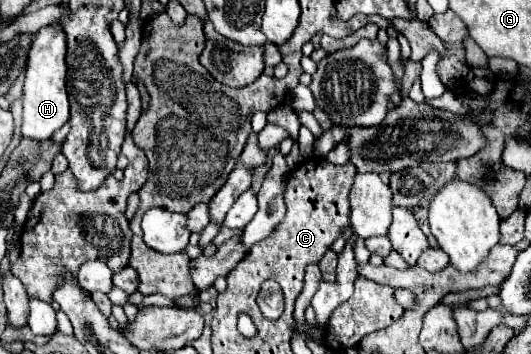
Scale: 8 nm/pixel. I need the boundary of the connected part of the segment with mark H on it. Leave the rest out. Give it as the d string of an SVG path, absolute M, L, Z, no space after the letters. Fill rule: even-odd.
M60 25L42 27L32 43L28 65L26 65L26 79L22 89L22 129L20 135L26 139L48 141L54 131L58 131L70 119L68 107L68 93L66 93L66 37L62 35Z

